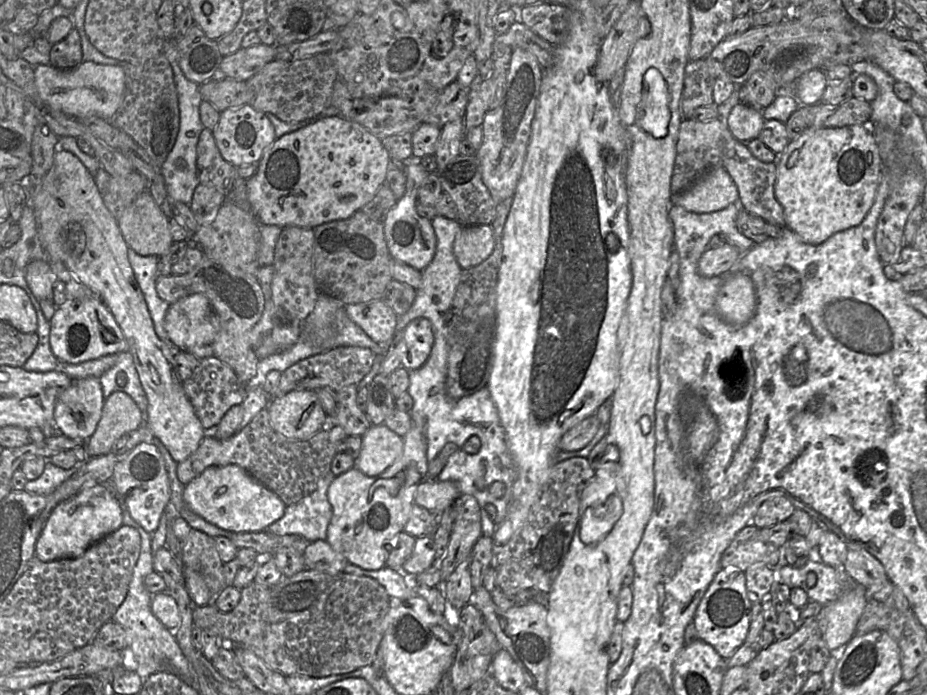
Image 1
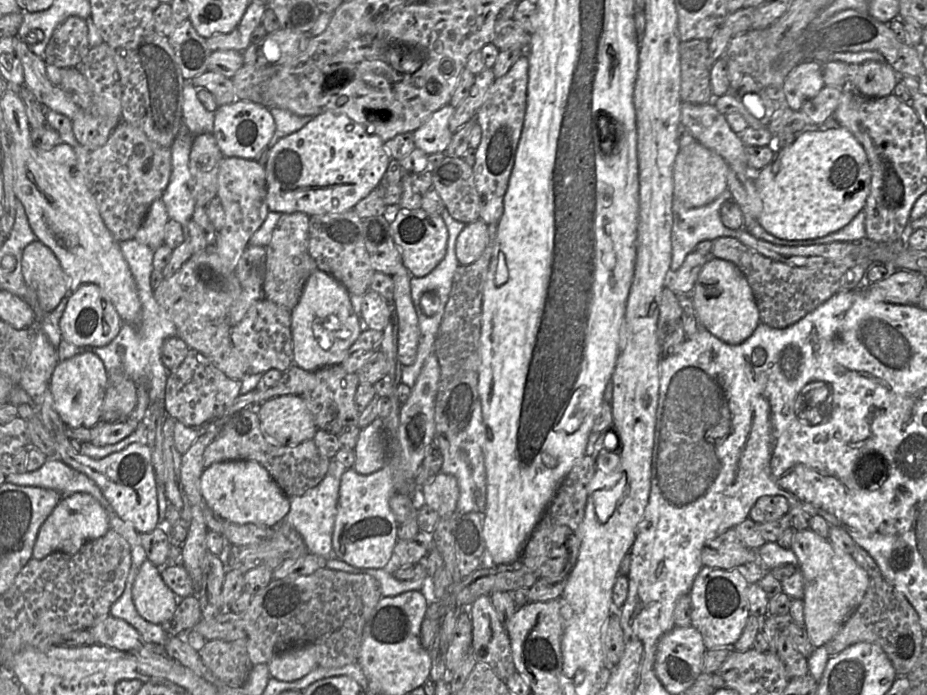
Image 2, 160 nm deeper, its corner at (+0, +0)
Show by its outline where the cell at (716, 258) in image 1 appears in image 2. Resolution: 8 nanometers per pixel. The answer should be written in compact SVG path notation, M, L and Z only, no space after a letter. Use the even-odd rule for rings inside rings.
M697 251L688 254L681 267L666 276L664 287L669 288L675 294L689 295L701 269L711 257Z

